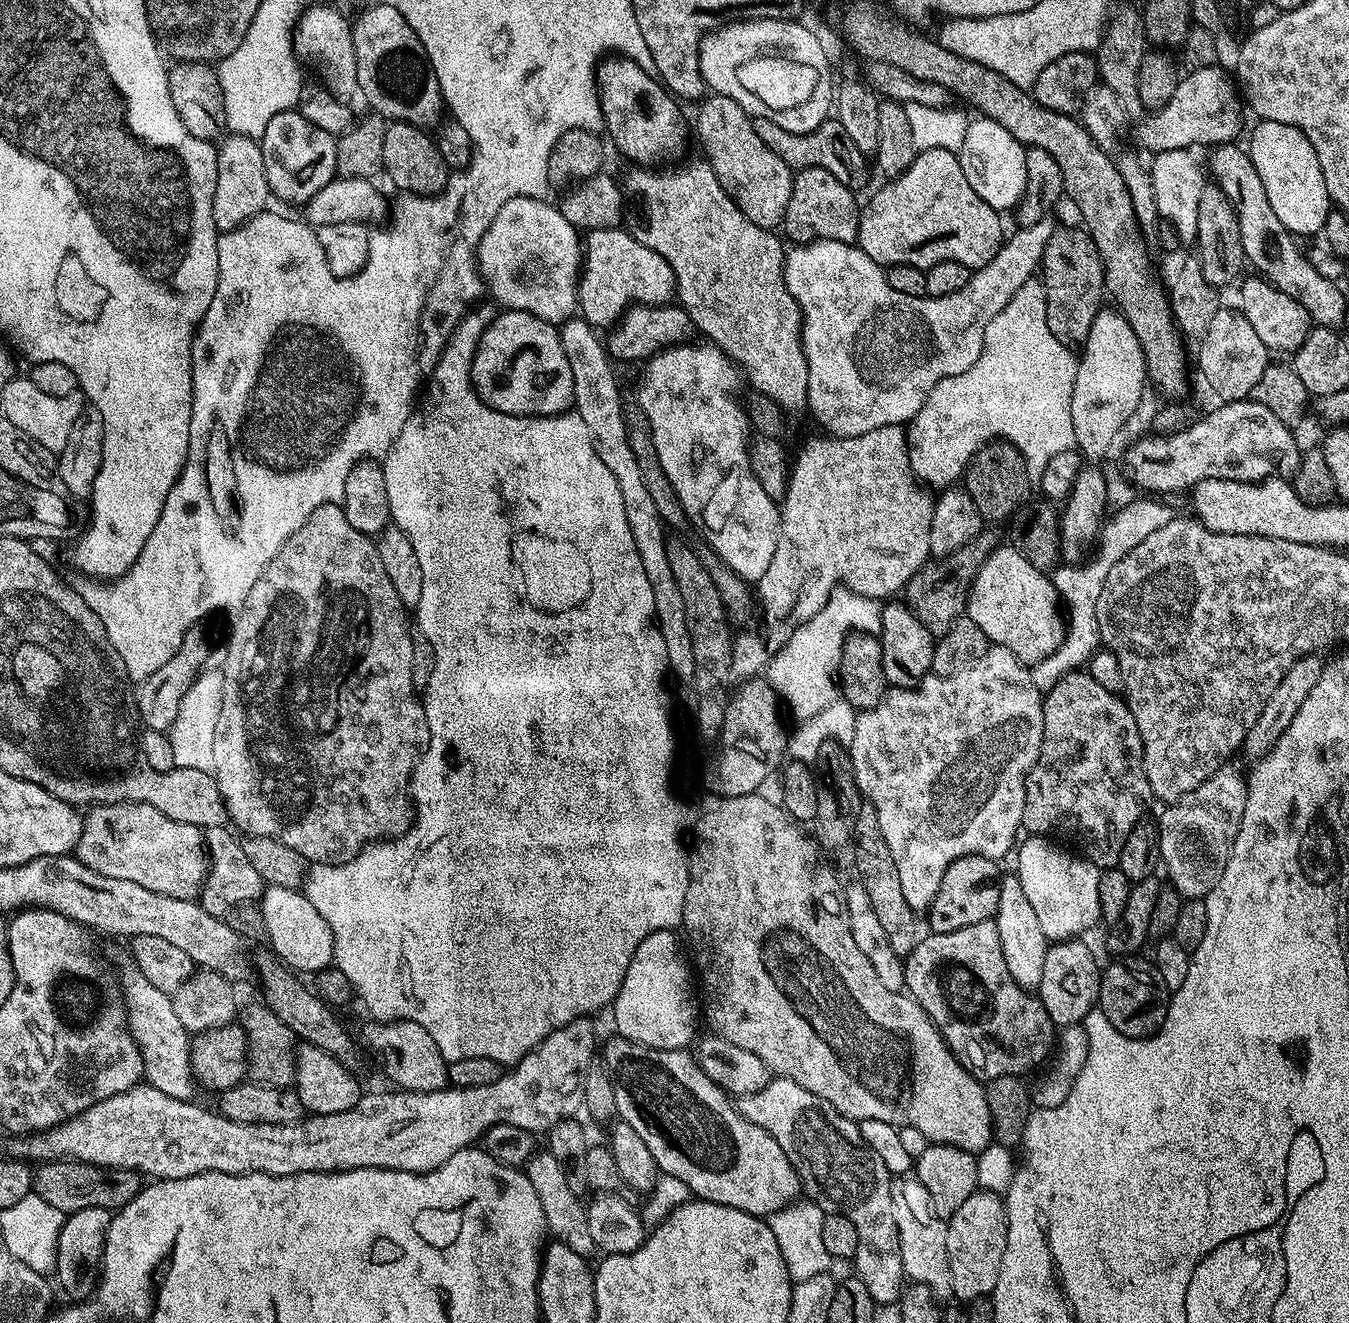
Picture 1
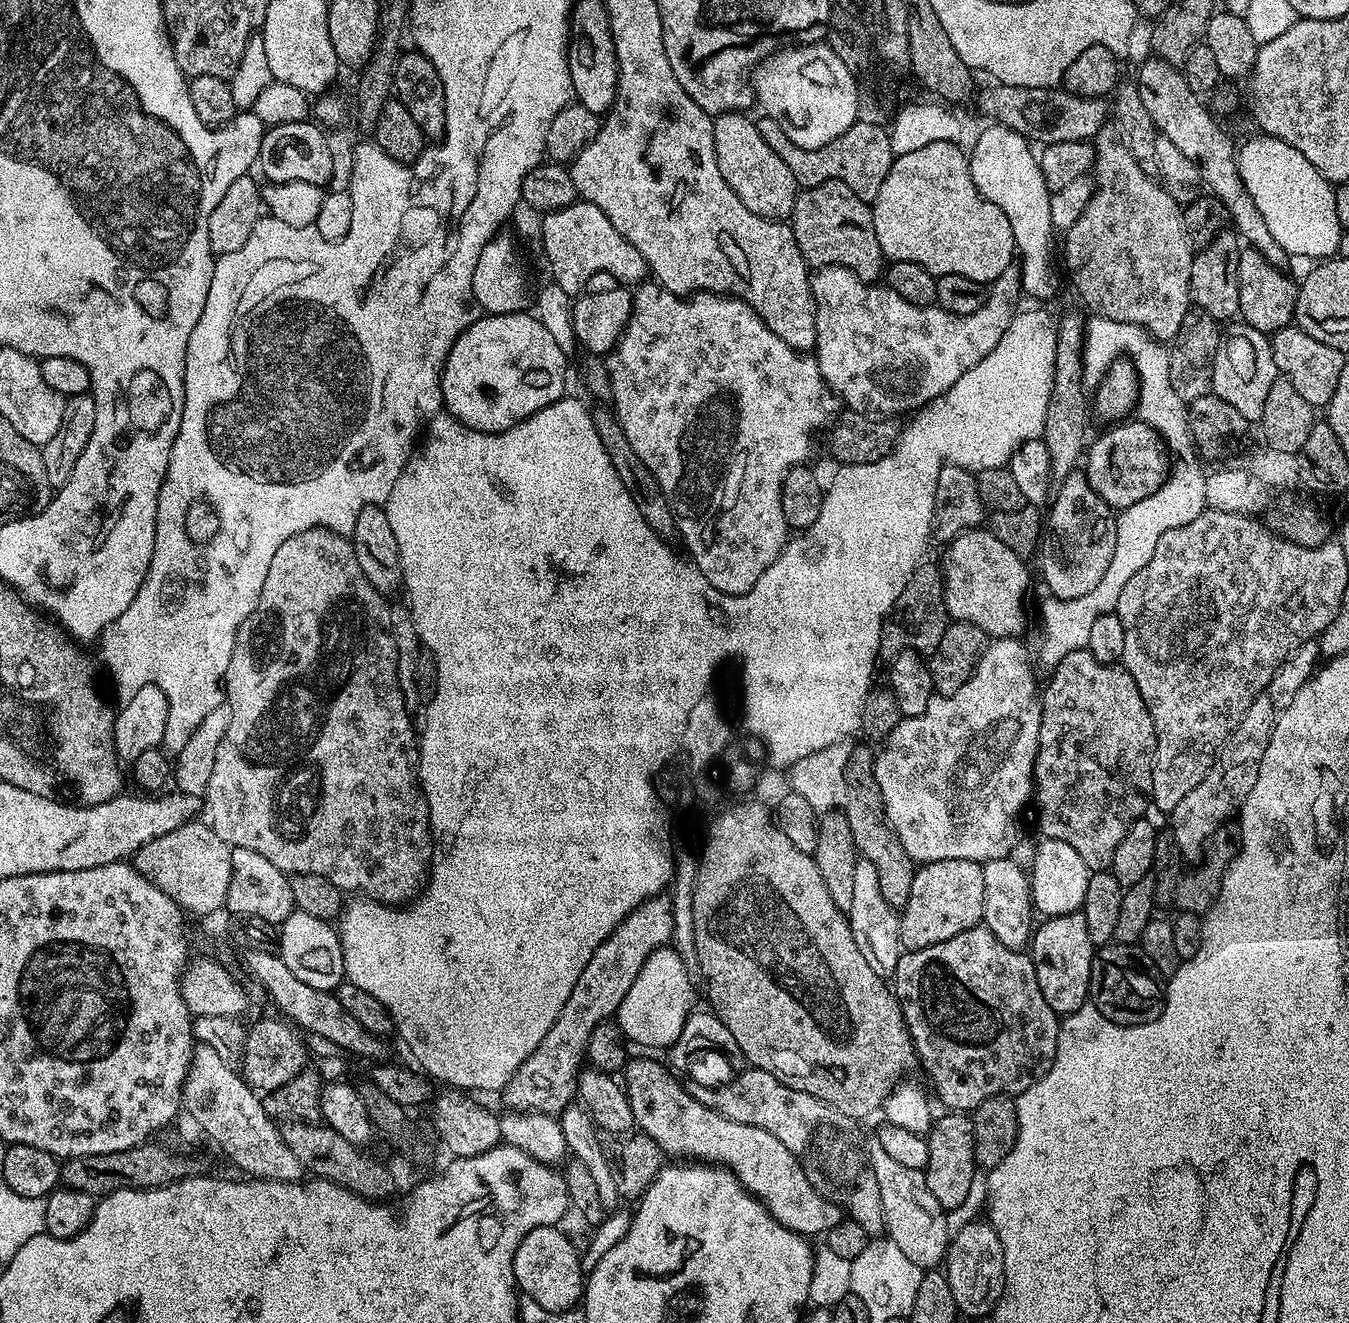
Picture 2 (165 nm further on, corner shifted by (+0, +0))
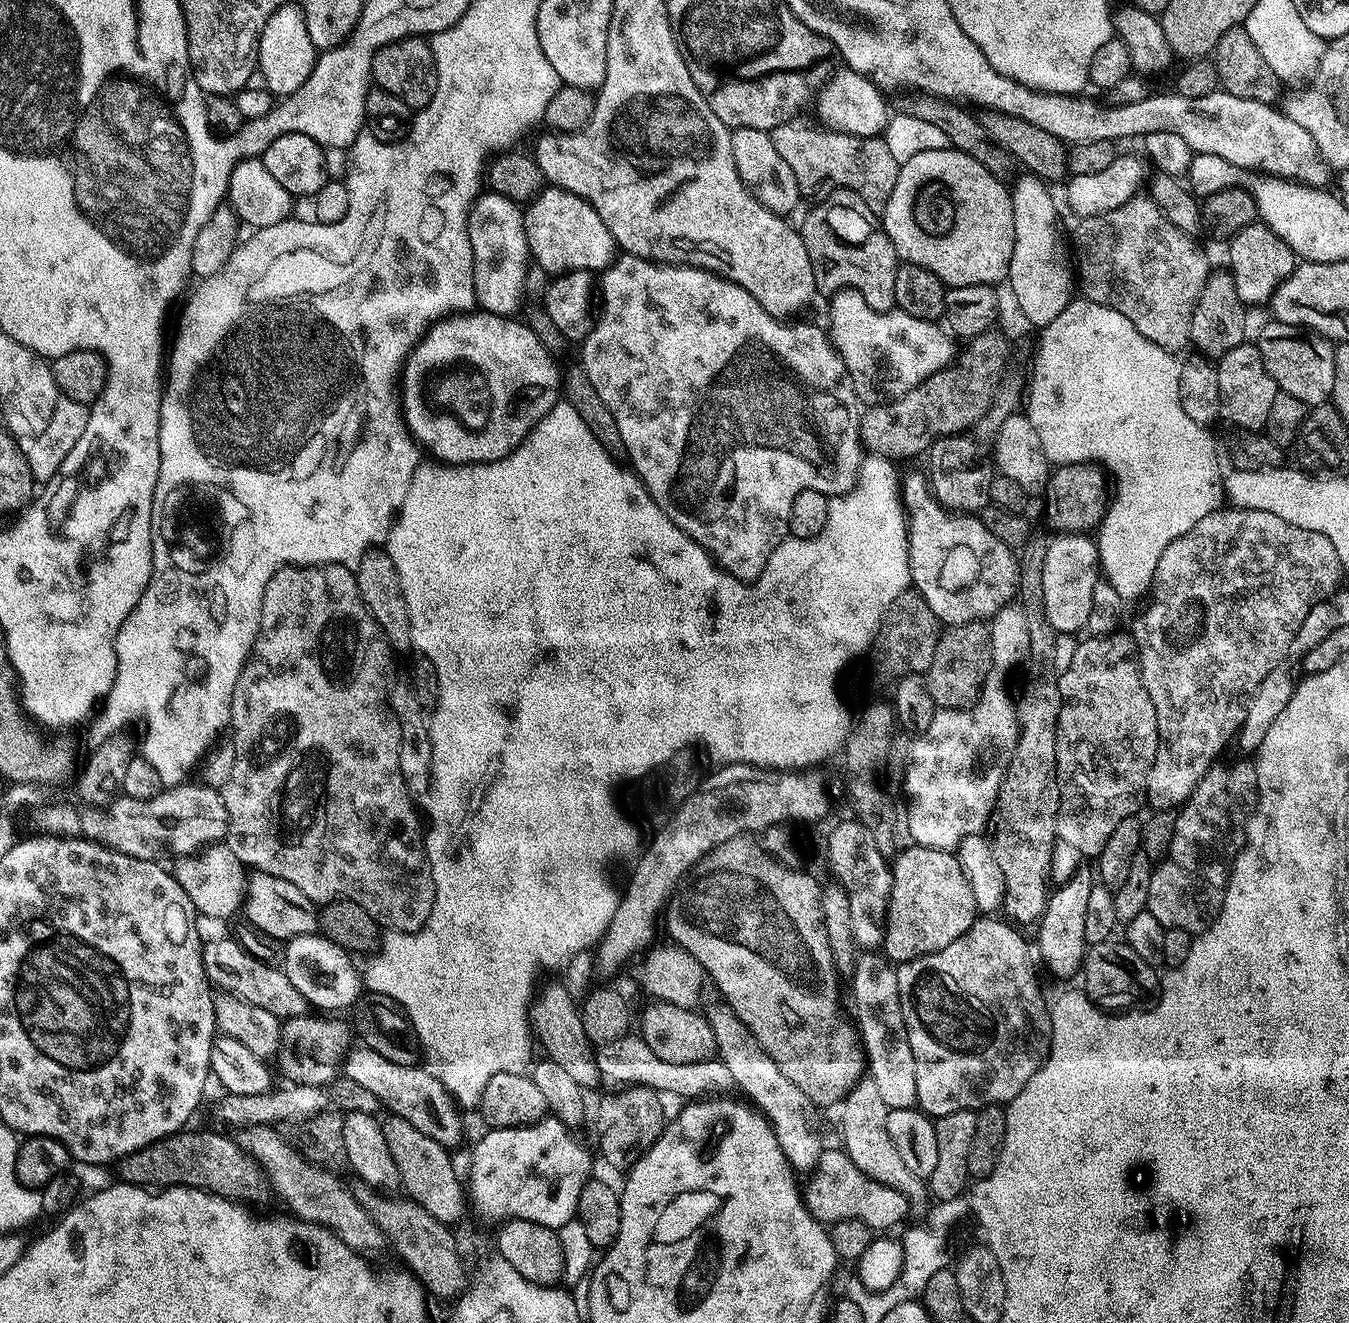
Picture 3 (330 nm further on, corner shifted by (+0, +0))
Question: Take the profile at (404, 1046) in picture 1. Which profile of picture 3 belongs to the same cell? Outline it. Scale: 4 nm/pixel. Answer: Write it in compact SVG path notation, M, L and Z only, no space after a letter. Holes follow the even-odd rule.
M235 939L212 940L203 945L204 972L213 989L222 991L229 997L244 1000L247 1004L262 1006L262 1010L270 1010L270 1014L281 1018L302 1016L306 1012L305 1000L294 988L286 974L279 967L258 962L246 950L237 944Z

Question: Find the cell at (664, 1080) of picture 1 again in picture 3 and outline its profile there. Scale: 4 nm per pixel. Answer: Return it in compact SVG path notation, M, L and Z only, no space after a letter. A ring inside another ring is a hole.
M828 1146L823 1149L813 1177L814 1186L812 1191L806 1194L806 1203L812 1212L812 1217L828 1226L846 1218L858 1218L873 1230L892 1228L895 1224L902 1223L908 1216L909 1197L862 1174L862 1170L854 1166L848 1153L839 1147L836 1148Z

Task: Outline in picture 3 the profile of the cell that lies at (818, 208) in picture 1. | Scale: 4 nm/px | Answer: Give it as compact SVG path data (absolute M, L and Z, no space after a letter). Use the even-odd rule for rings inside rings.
M837 188L835 192L813 204L816 205L805 214L804 225L799 225L798 231L804 240L806 254L810 254L817 293L835 294L844 288L851 288L862 298L866 298L866 306L870 306L875 312L893 311L896 308L894 274L898 267L898 257L877 213L869 210L858 193L845 188Z

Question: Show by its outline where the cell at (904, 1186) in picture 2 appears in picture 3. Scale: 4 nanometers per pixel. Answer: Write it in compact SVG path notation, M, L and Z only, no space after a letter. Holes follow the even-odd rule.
M871 1078L857 1080L855 1086L844 1097L842 1107L844 1107L844 1113L840 1116L840 1136L844 1139L842 1148L848 1153L854 1166L858 1166L858 1170L862 1170L862 1174L866 1174L872 1180L903 1192L909 1198L915 1198L920 1188L922 1192L921 1177L910 1174L910 1169L902 1162L894 1142L890 1142L890 1133L886 1131L886 1118L890 1110L882 1102L877 1083Z

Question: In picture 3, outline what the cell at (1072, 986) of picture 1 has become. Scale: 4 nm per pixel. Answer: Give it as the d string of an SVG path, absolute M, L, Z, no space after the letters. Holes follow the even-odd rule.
M1082 866L1070 879L1068 879L1068 881L1059 885L1059 887L1049 895L1048 905L1046 905L1044 912L1040 915L1038 921L1040 933L1036 936L1037 945L1035 944L1035 947L1038 949L1039 959L1042 962L1042 959L1044 959L1045 964L1058 976L1072 976L1075 972L1077 975L1077 973L1081 971L1084 962L1084 953L1086 951L1086 945L1084 943L1084 939L1086 938L1086 905L1090 898L1090 890L1092 889L1093 883L1093 869L1091 872L1091 870L1088 869L1088 866Z

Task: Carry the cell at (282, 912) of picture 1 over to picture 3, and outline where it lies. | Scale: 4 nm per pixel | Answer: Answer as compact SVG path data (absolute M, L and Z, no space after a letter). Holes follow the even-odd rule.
M322 934L302 935L287 941L282 970L294 988L302 994L305 1003L324 1012L353 1007L362 994L362 978L355 968L353 957Z

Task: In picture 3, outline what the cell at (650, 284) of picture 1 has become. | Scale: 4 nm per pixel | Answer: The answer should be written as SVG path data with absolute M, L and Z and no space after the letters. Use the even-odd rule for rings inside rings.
M545 187L527 201L523 219L528 255L546 273L596 274L607 268L617 255L616 240L610 230L606 230L606 222L602 222L594 208L578 198L578 194L570 194L561 188Z

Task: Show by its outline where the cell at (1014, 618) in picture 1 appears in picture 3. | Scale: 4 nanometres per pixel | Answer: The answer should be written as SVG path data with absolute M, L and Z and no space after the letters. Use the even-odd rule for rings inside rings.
M923 471L903 477L902 503L907 513L911 587L920 592L941 625L987 621L1002 606L1013 603L1018 592L1017 553L998 542L979 515L945 508L933 495Z

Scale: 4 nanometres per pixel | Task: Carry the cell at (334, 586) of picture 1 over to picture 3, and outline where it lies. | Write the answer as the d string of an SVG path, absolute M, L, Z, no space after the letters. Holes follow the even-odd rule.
M349 565L289 566L276 572L262 598L262 618L256 645L252 647L252 655L232 691L230 739L236 757L234 770L230 770L230 782L226 782L222 789L228 811L226 843L230 850L234 850L234 855L242 861L245 869L274 874L274 878L286 878L286 882L298 886L298 890L302 890L302 894L306 894L306 898L310 898L317 906L330 904L333 900L358 902L358 906L362 906L370 918L378 921L381 929L416 932L426 926L426 918L430 918L430 910L434 910L436 887L428 856L424 852L424 836L420 832L420 820L416 817L417 805L408 793L398 764L402 734L390 699L390 689L393 687L392 659L392 647L362 602L362 594L358 594L356 573Z

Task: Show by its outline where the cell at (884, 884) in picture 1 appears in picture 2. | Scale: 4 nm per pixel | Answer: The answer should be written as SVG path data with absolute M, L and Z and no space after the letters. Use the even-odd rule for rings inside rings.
M856 744L852 748L845 766L842 812L848 817L849 832L853 835L853 846L857 853L863 859L869 860L878 874L878 886L882 886L882 898L886 898L886 902L890 902L892 908L900 910L903 909L906 898L910 898L910 882L914 878L916 868L886 818L882 790L878 790L878 782L874 778L875 761L873 749L868 749L866 745Z

